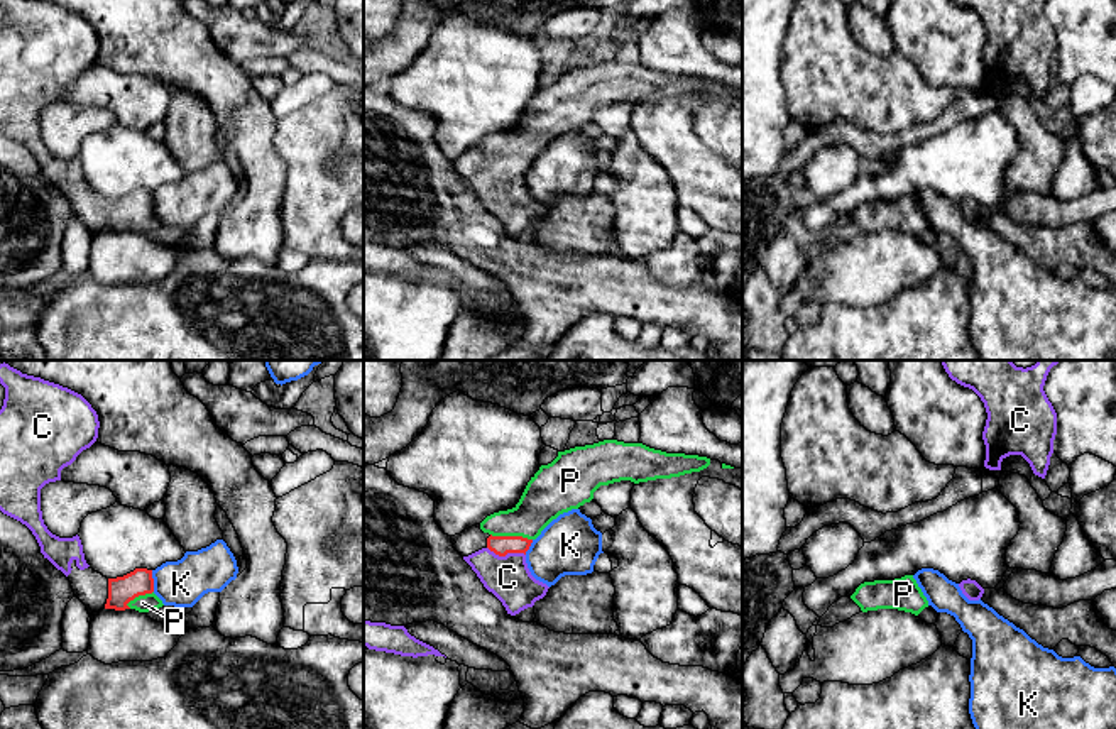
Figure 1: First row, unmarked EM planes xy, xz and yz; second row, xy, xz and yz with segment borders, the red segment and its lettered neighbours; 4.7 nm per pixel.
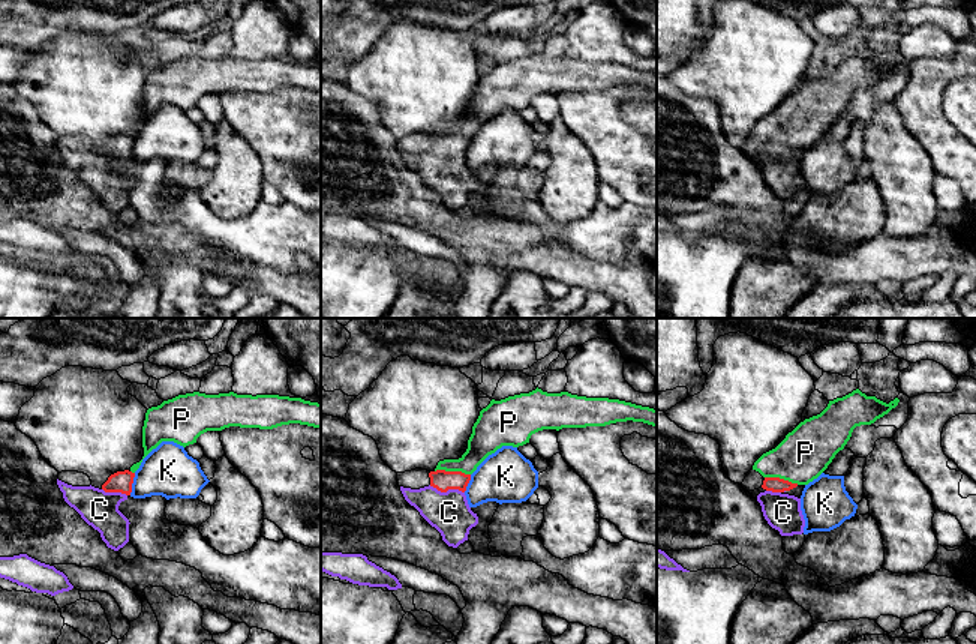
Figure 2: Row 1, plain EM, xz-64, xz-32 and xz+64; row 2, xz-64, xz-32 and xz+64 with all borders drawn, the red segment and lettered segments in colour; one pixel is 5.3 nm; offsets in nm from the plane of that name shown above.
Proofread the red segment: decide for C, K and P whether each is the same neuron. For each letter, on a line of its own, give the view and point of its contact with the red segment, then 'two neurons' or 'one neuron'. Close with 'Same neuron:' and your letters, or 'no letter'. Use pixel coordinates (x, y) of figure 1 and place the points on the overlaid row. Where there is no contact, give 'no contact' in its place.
C: xz (506, 553) | one neuron
K: xy (153, 581) | two neurons
P: xz (511, 537) | one neuron
Same neuron: C, P

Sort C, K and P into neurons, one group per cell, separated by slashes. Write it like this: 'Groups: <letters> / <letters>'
Groups: C P / K

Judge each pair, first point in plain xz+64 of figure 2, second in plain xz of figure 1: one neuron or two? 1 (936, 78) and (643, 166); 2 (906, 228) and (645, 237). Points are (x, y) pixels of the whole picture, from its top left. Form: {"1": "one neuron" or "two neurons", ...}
{"1": "two neurons", "2": "one neuron"}

